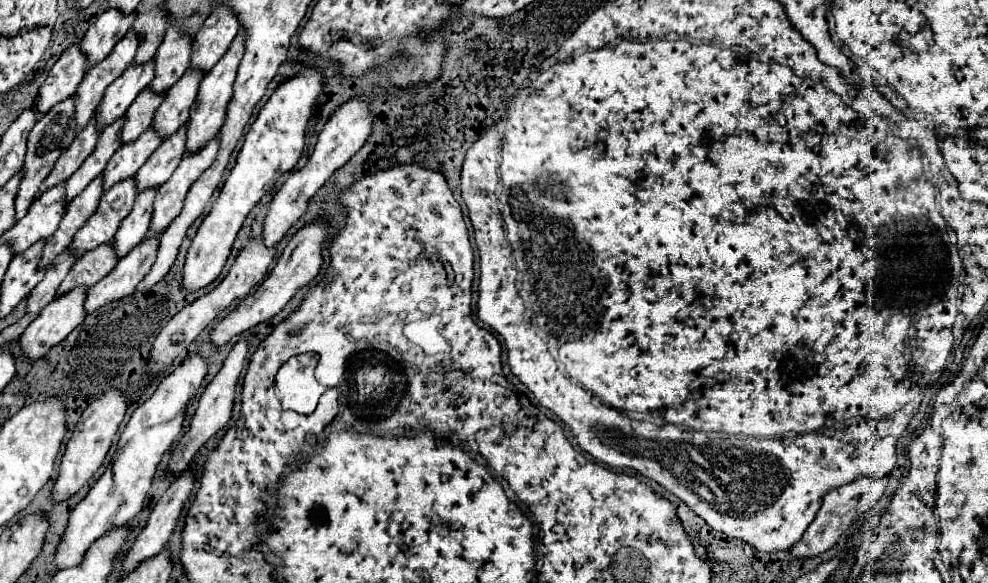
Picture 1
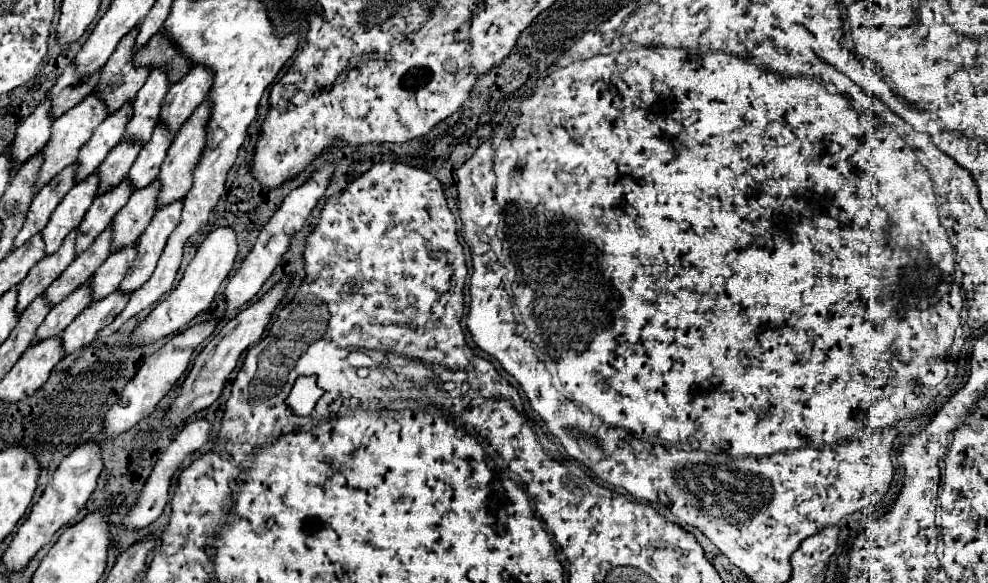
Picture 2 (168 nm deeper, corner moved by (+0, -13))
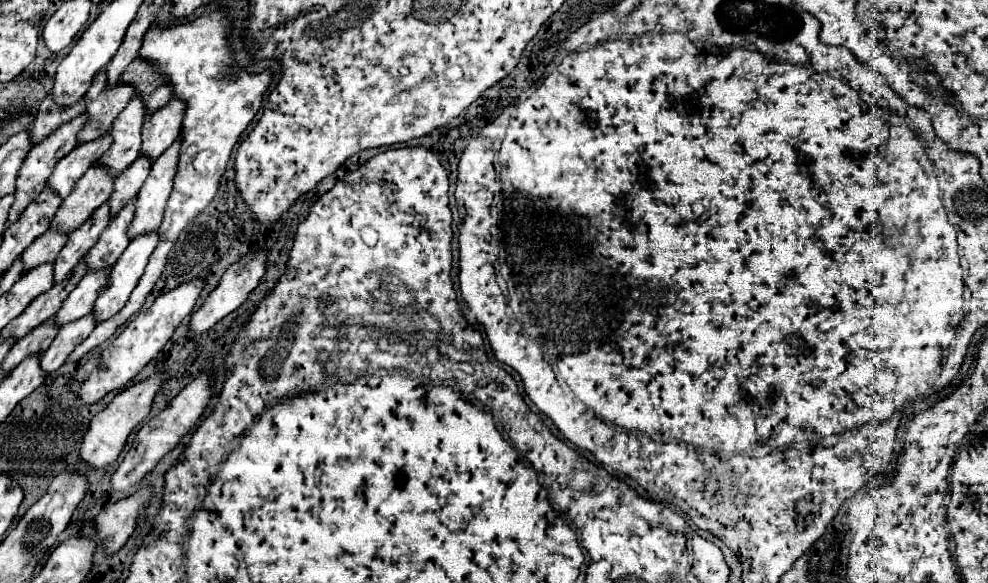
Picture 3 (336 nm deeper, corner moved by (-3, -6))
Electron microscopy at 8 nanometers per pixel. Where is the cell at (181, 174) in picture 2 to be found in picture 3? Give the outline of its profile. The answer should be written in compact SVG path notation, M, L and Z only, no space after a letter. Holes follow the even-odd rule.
M177 137L177 141L153 163L145 185L137 193L137 211L129 227L131 239L159 227L163 219L163 211L167 207L167 199L171 197L181 143L183 143L183 137Z

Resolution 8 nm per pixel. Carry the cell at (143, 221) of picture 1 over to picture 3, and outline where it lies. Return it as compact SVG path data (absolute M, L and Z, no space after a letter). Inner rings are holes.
M111 267L107 271L89 271L79 285L71 291L71 295L65 299L63 307L57 311L55 321L59 325L71 323L87 313L93 311L95 299L99 297L99 291L103 291L103 287L107 287L107 275L111 273Z

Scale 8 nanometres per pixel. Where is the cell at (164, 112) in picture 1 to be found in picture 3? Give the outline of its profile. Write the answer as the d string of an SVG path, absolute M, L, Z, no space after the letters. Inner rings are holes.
M141 155L135 159L135 163L131 163L131 167L127 171L123 171L123 175L119 175L119 179L115 179L115 191L113 191L111 199L107 201L111 205L111 215L117 215L119 209L123 209L125 203L131 201L139 193L139 187L145 183L151 165L153 165L153 161L143 159L143 155Z

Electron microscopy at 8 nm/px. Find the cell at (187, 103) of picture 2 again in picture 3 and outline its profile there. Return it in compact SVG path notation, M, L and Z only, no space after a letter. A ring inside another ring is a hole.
M173 97L167 103L167 107L159 107L155 115L149 115L149 119L143 125L141 155L147 155L149 159L157 159L179 137L185 109L187 107L183 99Z

